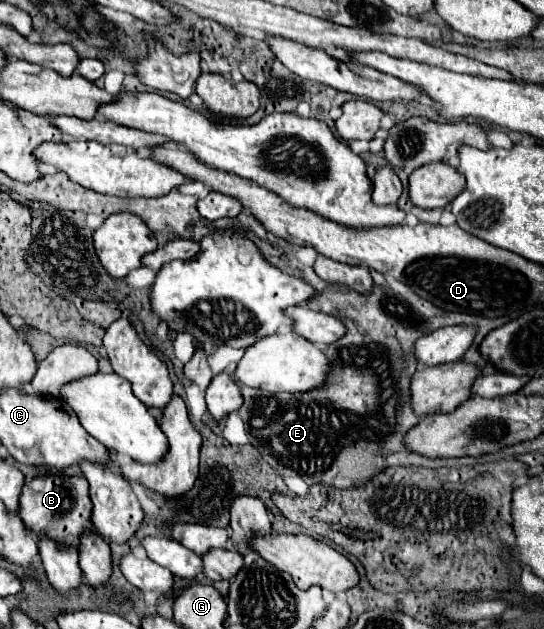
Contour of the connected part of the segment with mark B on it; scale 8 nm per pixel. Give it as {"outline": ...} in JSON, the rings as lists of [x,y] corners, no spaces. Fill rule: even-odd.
{"outline":[[[40,475],[24,485],[20,493],[20,517],[36,535],[46,535],[58,545],[78,547],[80,535],[92,527],[92,501],[88,497],[88,483],[78,475]]]}

